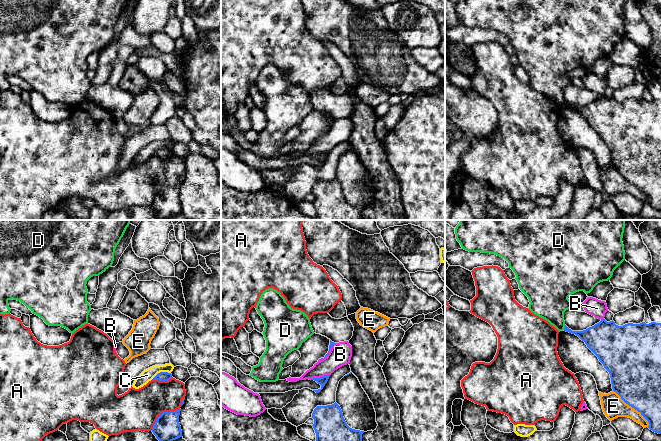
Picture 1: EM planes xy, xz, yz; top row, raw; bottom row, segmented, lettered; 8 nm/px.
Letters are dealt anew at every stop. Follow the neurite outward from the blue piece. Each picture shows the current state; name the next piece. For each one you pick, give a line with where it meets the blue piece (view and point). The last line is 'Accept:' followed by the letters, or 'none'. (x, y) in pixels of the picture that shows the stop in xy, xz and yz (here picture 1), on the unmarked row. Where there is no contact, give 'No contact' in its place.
Accept: none

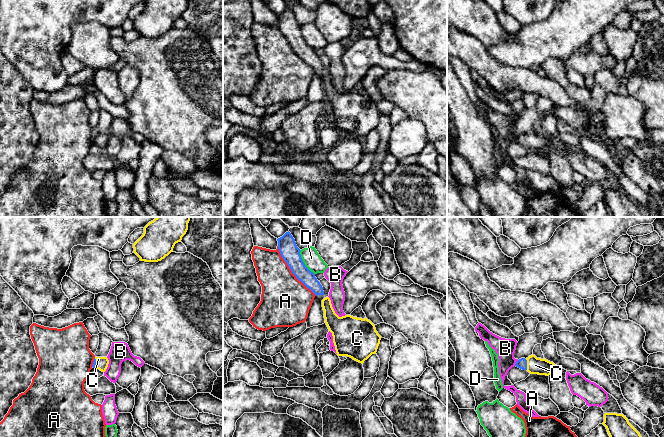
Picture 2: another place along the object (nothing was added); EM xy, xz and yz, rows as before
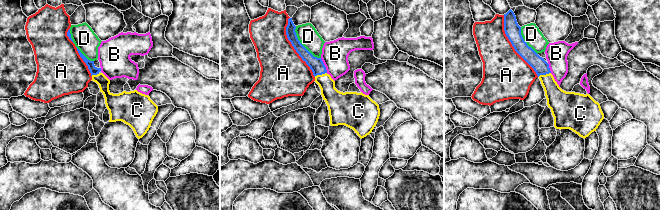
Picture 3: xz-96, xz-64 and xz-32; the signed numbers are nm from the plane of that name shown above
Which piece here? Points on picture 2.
C: Touches blue at yz (526, 140)
Accept: C

